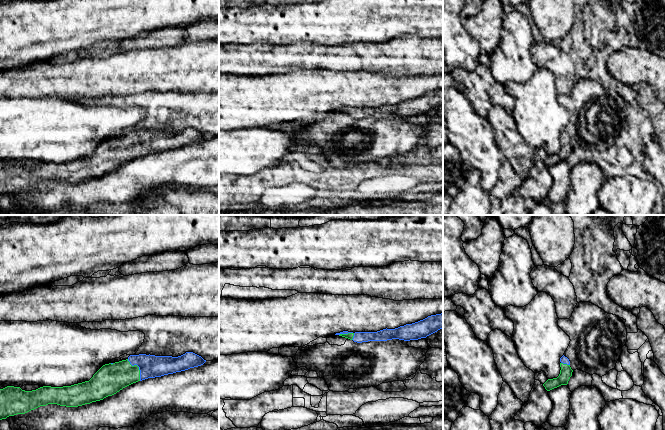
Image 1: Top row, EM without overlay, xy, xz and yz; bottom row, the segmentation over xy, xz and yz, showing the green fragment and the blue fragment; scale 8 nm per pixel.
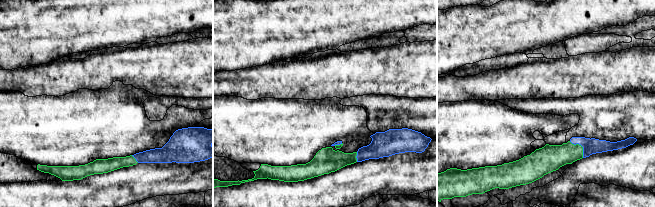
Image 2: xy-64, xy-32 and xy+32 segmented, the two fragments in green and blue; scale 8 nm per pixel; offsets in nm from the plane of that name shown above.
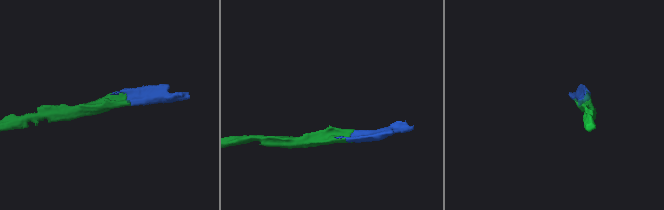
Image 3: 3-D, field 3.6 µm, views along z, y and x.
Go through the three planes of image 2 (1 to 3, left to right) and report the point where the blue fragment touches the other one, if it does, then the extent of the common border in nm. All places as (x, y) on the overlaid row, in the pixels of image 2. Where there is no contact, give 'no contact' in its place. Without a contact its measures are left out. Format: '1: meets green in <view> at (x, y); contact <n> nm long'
1: meets green in xy-64 at (135, 159); contact 90 nm long
2: meets green in xy-32 at (355, 157); contact 80 nm long
3: meets green in xy+32 at (581, 146); contact 180 nm long

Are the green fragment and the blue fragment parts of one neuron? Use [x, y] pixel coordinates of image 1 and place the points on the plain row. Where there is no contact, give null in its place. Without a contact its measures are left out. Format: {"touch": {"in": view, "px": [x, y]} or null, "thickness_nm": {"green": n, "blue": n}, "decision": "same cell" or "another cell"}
{"touch": {"in": "xy", "px": [138, 144]}, "thickness_nm": {"green": 240, "blue": 190}, "decision": "same cell"}

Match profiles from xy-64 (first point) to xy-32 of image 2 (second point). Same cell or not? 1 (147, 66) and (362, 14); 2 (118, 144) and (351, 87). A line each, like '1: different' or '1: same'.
1: different
2: different

